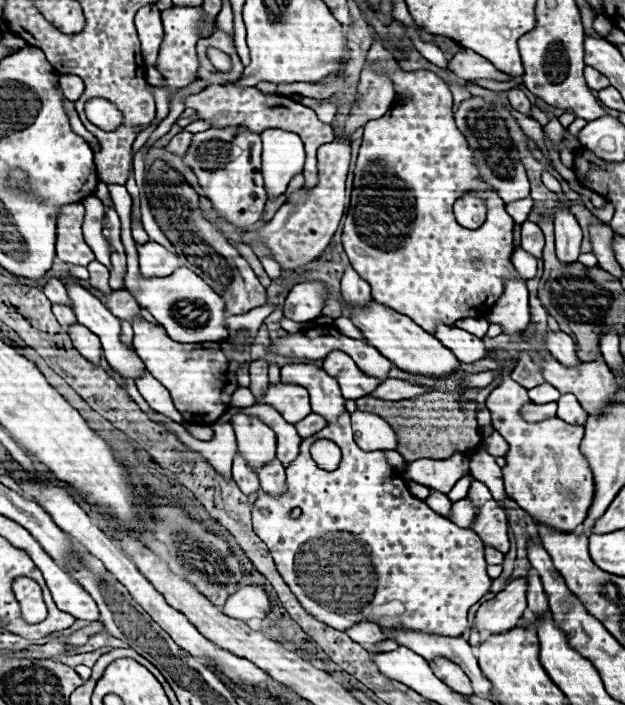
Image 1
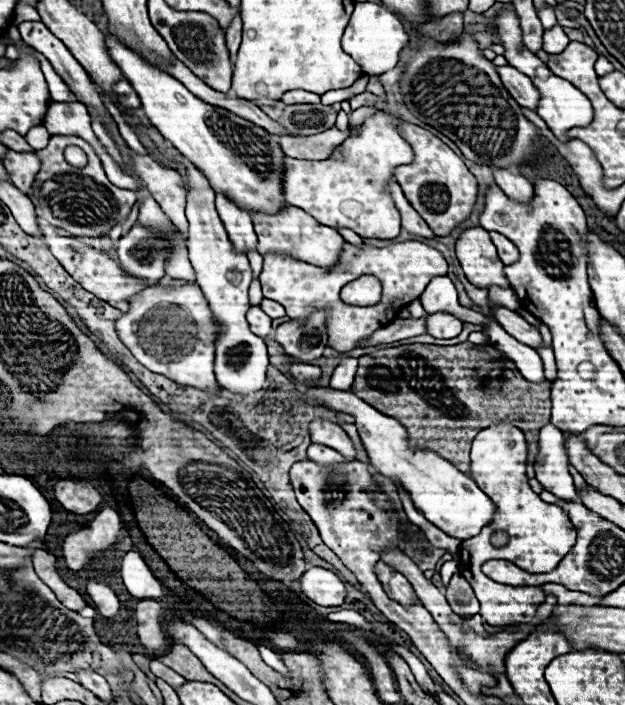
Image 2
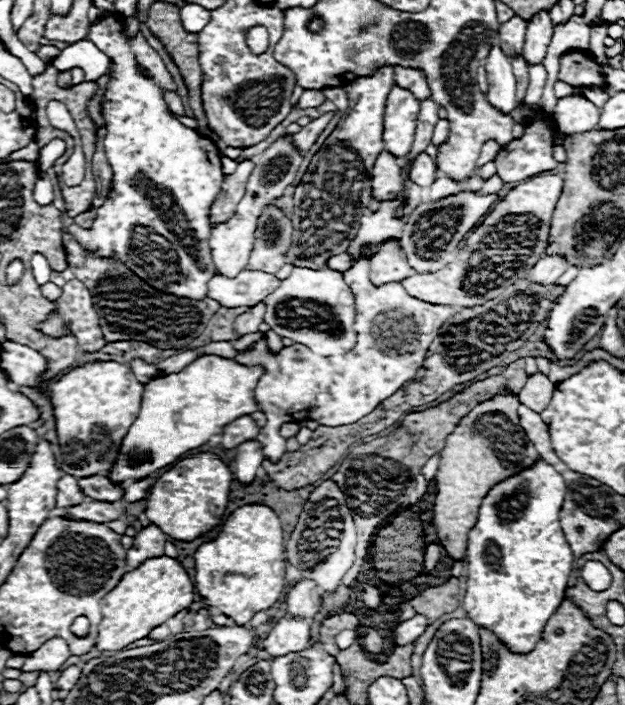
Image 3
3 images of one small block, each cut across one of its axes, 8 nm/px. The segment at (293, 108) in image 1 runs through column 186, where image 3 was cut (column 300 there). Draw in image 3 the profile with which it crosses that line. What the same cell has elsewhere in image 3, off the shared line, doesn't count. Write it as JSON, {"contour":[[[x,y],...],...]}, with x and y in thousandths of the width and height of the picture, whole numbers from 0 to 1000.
{"contour":[[[486,128],[483,136],[480,136],[480,142],[477,142],[477,150],[480,150],[480,153],[506,153],[506,150],[512,150],[518,142],[522,142],[522,139],[518,139],[515,128]]]}

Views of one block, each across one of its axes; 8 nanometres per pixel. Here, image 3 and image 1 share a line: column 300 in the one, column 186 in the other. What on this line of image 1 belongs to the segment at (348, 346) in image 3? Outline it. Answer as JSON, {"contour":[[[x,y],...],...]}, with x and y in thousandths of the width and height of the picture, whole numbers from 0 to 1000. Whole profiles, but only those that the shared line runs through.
{"contour":[[[173,261],[182,295],[194,313],[194,340],[202,352],[202,391],[198,403],[202,411],[218,423],[218,428],[253,454],[253,460],[262,462],[269,477],[278,485],[288,488],[323,488],[323,485],[355,485],[365,479],[365,465],[362,465],[362,428],[352,423],[323,394],[317,394],[307,383],[301,380],[285,380],[278,389],[262,391],[262,394],[224,394],[221,389],[221,360],[214,352],[214,340],[208,335],[208,305],[211,281],[202,270],[202,264],[192,261]]]}

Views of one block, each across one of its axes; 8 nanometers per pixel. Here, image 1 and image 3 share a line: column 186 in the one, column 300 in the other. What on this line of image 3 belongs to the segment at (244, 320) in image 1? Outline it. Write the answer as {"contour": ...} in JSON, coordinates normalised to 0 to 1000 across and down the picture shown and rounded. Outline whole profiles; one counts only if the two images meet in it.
{"contour":[[[573,369],[550,386],[550,397],[570,423],[566,468],[573,474],[570,491],[550,505],[506,505],[483,488],[461,491],[448,502],[432,505],[426,499],[426,482],[416,482],[403,499],[374,508],[390,519],[419,516],[426,522],[426,530],[413,539],[406,553],[413,582],[426,587],[426,604],[416,607],[413,616],[422,650],[445,655],[458,641],[458,627],[448,618],[448,604],[458,599],[496,593],[515,604],[550,604],[592,587],[614,565],[627,562],[640,548],[662,536],[666,525],[675,522],[685,491],[701,477],[704,462],[736,443],[726,434],[688,434],[685,428],[650,417],[640,400],[602,409],[592,400],[589,386],[592,369]]]}

